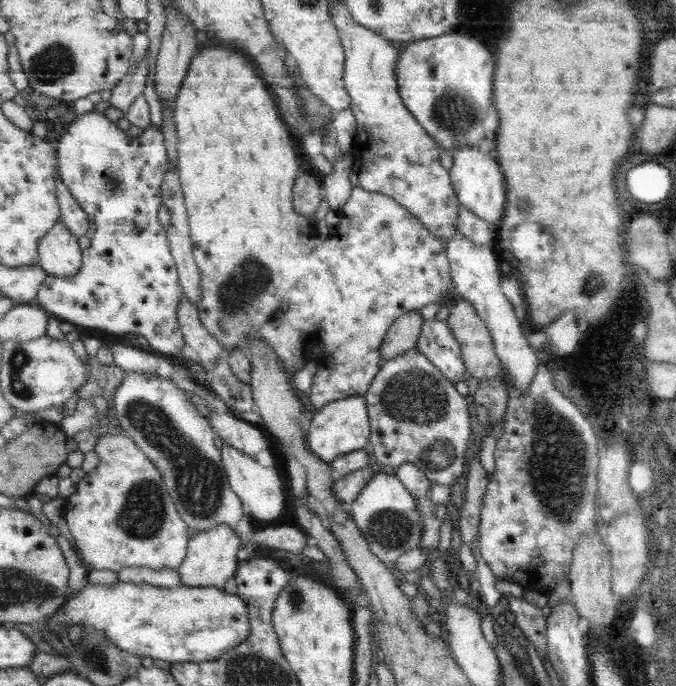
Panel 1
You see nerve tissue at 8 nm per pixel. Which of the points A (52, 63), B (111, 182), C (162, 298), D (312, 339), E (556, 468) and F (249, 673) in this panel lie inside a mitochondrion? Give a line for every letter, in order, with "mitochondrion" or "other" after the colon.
A: mitochondrion
B: mitochondrion
C: other
D: other
E: mitochondrion
F: mitochondrion

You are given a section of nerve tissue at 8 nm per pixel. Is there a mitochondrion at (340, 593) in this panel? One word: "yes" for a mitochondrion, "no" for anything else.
no

